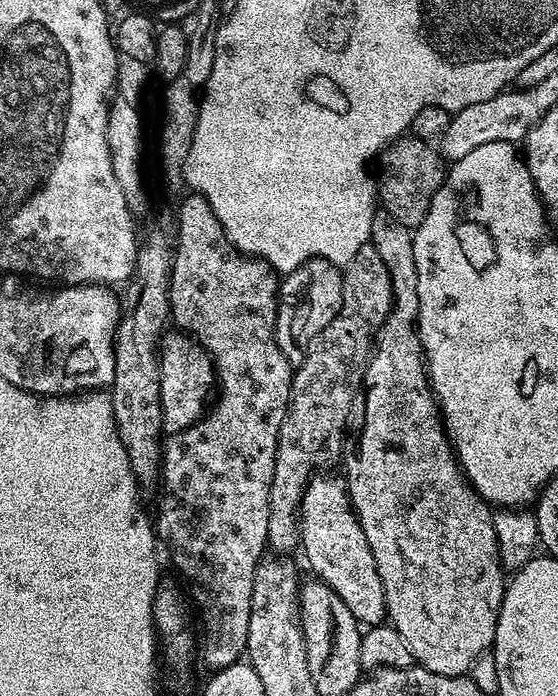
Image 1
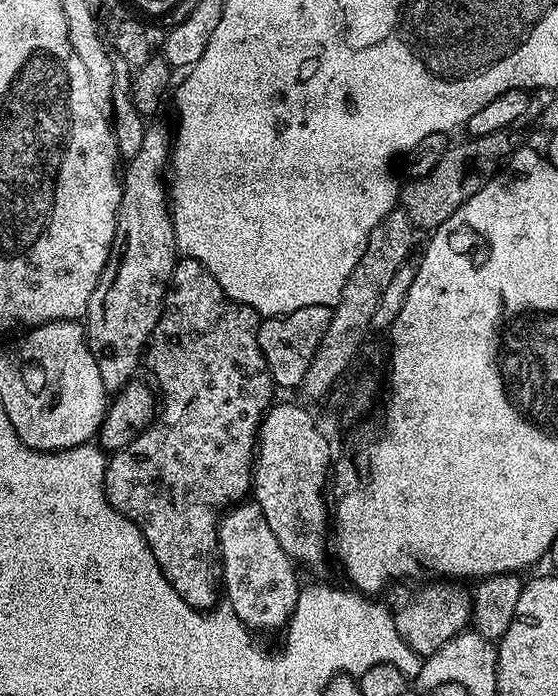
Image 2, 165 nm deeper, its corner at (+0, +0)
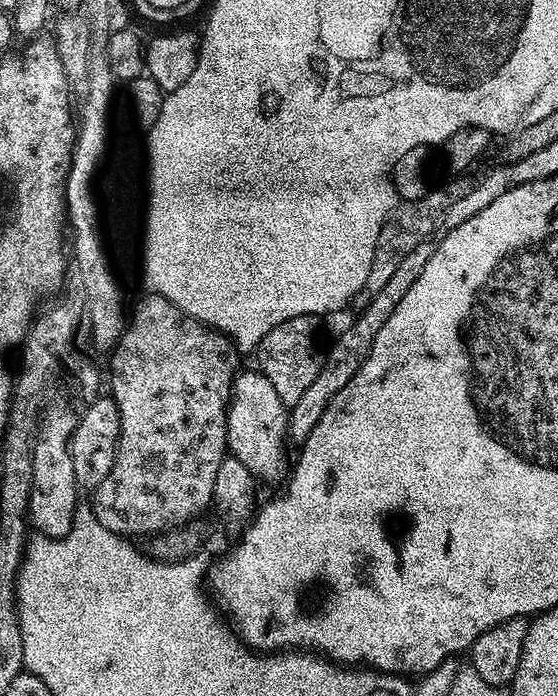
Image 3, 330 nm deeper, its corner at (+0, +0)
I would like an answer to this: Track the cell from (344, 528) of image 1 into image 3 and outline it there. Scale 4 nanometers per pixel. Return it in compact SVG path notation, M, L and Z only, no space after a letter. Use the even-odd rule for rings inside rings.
M259 370L241 371L232 384L232 399L228 401L228 452L242 462L257 481L285 479L290 464L290 460L284 457L284 444L288 440L288 409L289 405L278 398L270 378L266 378Z

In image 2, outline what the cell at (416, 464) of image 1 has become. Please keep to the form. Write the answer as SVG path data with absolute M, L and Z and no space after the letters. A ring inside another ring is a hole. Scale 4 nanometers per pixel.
M460 582L424 584L411 592L404 588L396 596L396 629L398 634L421 658L434 654L444 643L469 627L472 619L472 597Z

